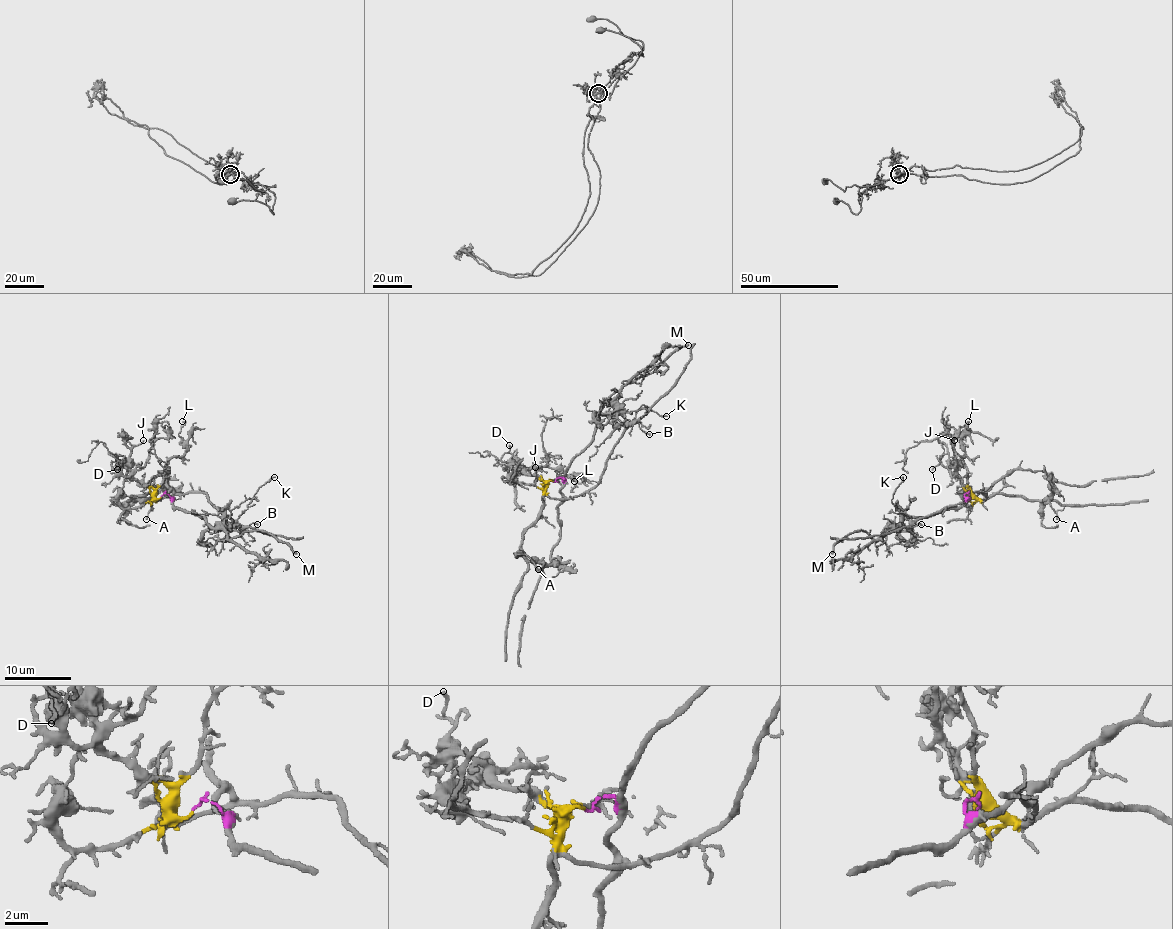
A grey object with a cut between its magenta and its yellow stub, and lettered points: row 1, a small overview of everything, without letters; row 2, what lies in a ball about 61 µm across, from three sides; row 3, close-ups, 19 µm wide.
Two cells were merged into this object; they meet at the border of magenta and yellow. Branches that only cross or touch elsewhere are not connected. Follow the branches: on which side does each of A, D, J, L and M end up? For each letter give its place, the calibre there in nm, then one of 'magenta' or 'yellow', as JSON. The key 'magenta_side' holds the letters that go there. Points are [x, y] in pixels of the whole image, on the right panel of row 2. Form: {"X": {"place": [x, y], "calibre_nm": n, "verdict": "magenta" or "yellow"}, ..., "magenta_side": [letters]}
{"A": {"place": [1056, 519], "calibre_nm": 70, "verdict": "magenta"}, "D": {"place": [932, 469], "calibre_nm": 120, "verdict": "yellow"}, "J": {"place": [954, 440], "calibre_nm": 70, "verdict": "yellow"}, "L": {"place": [968, 421], "calibre_nm": 140, "verdict": "yellow"}, "M": {"place": [832, 554], "calibre_nm": 240, "verdict": "magenta"}, "magenta_side": ["A", "M"]}

